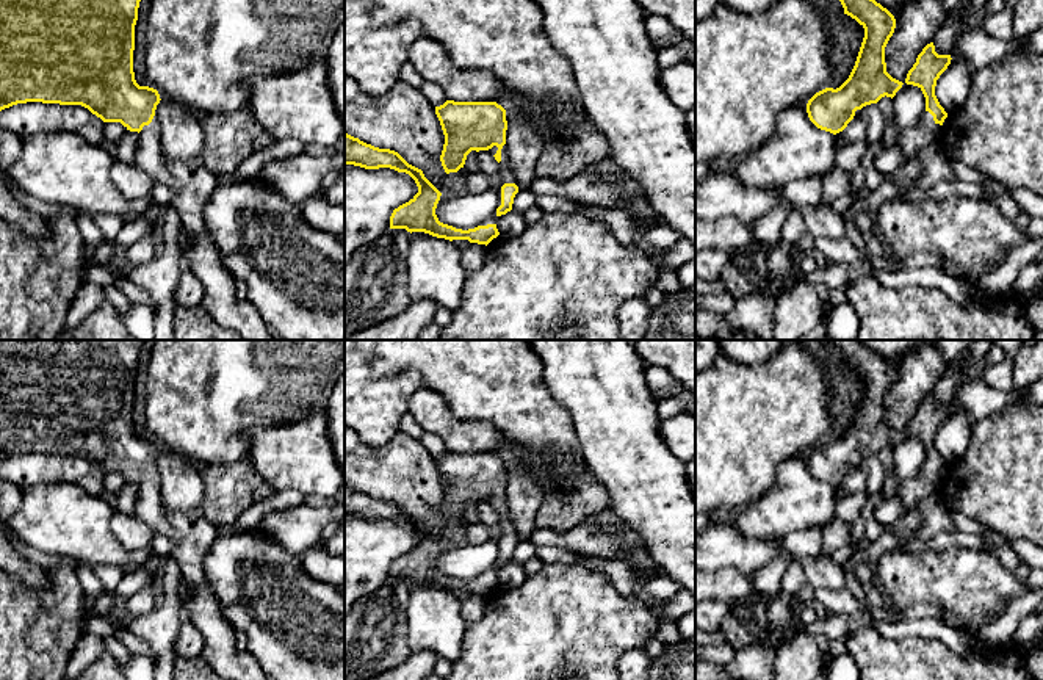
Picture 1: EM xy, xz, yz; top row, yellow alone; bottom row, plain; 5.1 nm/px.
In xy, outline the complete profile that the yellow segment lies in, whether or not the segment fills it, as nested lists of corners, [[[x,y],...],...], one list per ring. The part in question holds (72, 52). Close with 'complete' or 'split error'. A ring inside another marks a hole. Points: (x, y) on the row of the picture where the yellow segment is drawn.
[[[0,0],[0,111],[17,103],[42,102],[60,105],[81,105],[103,122],[121,122],[127,130],[139,133],[135,166],[147,172],[155,182],[171,191],[171,205],[177,210],[182,227],[191,238],[189,248],[182,254],[188,269],[204,285],[202,306],[224,327],[236,331],[243,340],[276,340],[263,318],[249,301],[235,296],[236,280],[226,269],[221,257],[205,232],[204,208],[219,185],[202,160],[185,163],[168,161],[161,149],[161,128],[155,121],[160,94],[149,86],[139,86],[133,72],[135,25],[141,0]]]; split error

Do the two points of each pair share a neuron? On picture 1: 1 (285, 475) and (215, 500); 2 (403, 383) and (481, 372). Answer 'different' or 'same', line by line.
1: different
2: different

